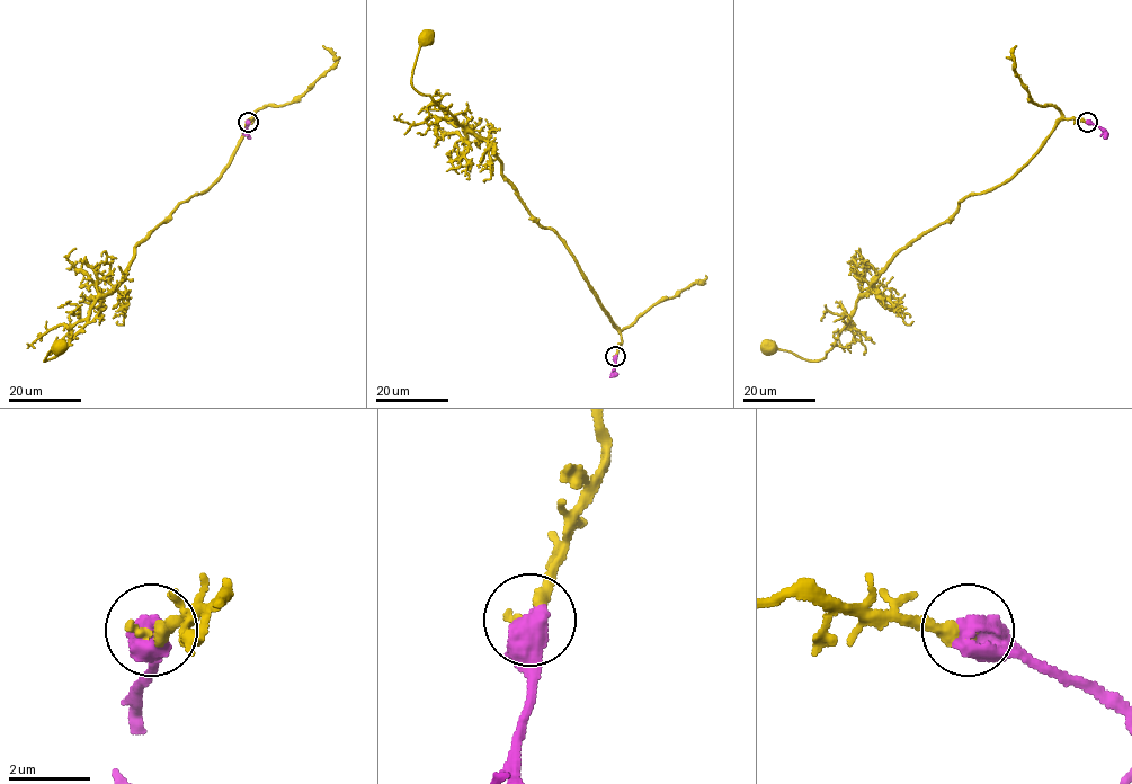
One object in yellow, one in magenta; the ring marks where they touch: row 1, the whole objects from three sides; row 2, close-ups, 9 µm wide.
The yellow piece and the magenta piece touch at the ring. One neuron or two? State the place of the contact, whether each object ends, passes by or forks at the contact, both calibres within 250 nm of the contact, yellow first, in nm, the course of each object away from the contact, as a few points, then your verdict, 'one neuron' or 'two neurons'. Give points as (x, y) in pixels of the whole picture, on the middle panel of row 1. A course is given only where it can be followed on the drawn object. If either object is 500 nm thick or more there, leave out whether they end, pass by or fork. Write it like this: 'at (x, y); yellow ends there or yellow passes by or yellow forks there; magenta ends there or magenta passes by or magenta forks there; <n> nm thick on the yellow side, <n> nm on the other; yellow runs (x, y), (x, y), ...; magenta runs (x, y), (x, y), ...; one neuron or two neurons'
at (615, 356); 320 nm thick on the yellow side, 600 nm on the other; yellow runs (615, 356), (620, 331), (569, 247), (529, 213), (492, 146), (413, 87), (412, 70), (427, 37); magenta runs (615, 356), (614, 373), (617, 374); one neuron

